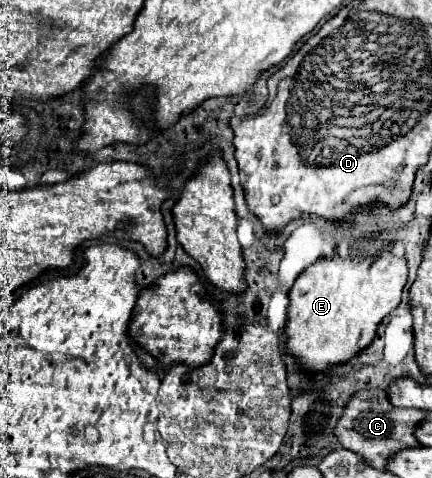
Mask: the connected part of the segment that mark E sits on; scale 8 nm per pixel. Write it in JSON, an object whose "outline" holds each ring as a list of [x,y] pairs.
{"outline":[[[394,244],[384,246],[374,256],[350,254],[342,258],[332,254],[318,258],[290,290],[288,352],[310,372],[322,372],[332,364],[350,360],[372,342],[380,320],[400,304],[406,278],[408,262],[404,256],[394,256]]]}

